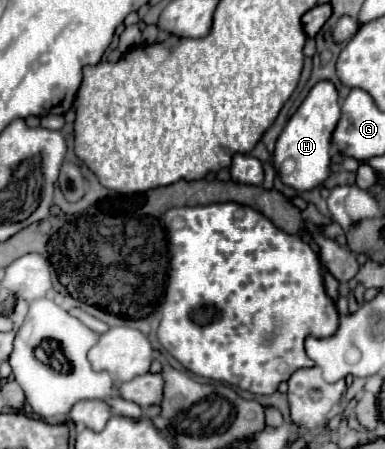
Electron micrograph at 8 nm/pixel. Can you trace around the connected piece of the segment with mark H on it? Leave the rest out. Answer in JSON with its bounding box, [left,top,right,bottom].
[274,81,340,191]

